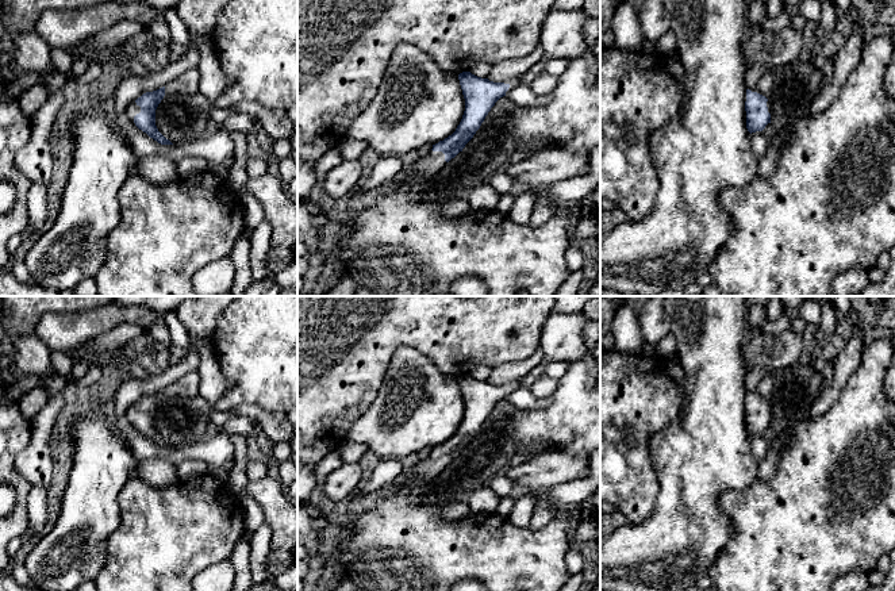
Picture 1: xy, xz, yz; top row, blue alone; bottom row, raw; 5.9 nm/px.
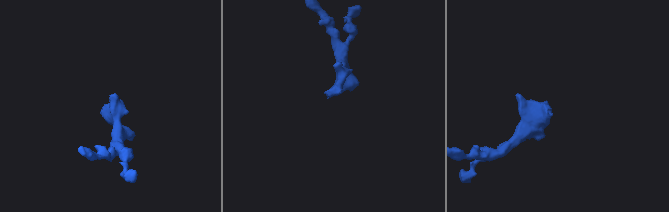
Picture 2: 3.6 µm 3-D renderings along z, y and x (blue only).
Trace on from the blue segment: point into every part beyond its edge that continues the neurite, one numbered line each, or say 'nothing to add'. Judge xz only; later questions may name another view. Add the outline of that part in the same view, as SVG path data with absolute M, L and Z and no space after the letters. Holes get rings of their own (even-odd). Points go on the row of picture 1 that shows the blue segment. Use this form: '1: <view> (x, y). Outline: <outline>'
1: xz (423, 168). Outline: M430 151L425 157L419 157L411 166L406 168L403 173L397 174L393 180L384 184L384 191L389 189L395 184L415 180L427 181L437 174L448 162L442 151Z

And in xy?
1: xy (133, 108). Outline: M134 101L126 108L128 119L134 123L134 116L141 112L141 107ZM134 123L135 124L135 123Z

